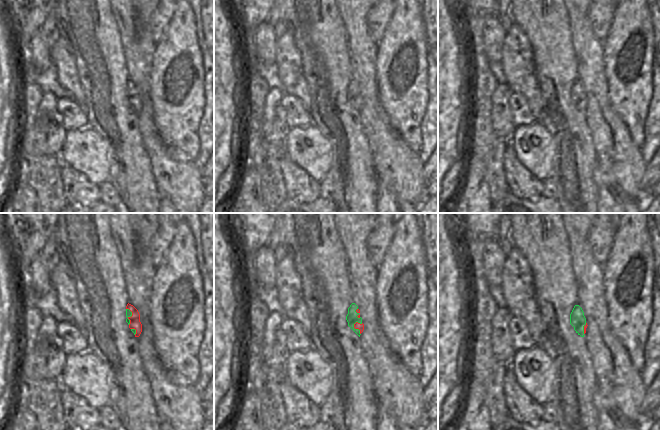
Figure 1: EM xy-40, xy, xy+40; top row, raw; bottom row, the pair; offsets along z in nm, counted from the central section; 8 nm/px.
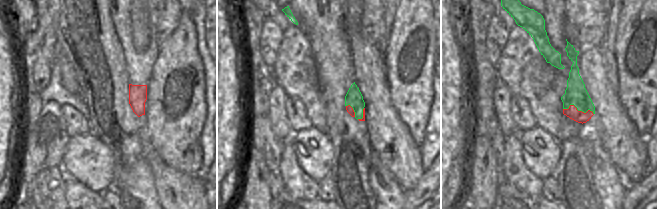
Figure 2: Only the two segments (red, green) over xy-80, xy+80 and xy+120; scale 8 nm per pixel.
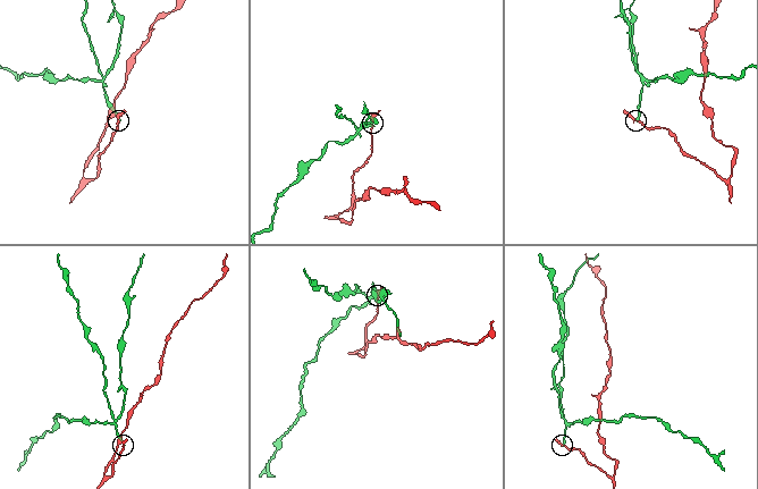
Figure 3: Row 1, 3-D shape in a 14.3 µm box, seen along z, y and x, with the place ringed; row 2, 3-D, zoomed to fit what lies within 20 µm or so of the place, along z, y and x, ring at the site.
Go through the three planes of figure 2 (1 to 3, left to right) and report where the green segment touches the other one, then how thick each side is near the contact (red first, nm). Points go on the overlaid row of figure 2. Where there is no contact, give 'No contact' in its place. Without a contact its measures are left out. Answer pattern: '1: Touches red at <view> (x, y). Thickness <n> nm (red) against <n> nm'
1: No contact
2: Touches red at xy+80 (352, 109). Thickness 50 nm (red) against 140 nm
3: Touches red at xy+120 (579, 111). Thickness 90 nm (red) against 180 nm.

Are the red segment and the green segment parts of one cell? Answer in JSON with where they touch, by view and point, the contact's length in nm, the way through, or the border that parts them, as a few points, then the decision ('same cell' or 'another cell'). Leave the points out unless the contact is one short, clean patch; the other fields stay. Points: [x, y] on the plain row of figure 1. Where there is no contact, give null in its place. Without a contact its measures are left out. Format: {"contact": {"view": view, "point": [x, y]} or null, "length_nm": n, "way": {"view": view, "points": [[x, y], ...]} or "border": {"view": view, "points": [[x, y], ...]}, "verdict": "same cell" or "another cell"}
{"contact": {"view": "xy", "point": [356, 104]}, "length_nm": 120, "verdict": "another cell"}

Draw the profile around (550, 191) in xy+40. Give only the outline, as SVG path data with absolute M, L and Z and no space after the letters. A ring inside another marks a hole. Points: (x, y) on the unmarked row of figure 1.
M550 175L542 181L544 186L542 190L542 197L547 199L558 199L558 188L554 182L554 178Z

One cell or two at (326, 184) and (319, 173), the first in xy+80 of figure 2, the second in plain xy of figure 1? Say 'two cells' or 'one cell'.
two cells

